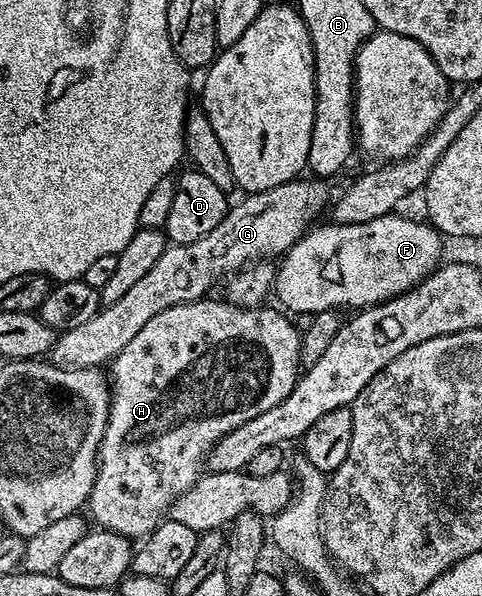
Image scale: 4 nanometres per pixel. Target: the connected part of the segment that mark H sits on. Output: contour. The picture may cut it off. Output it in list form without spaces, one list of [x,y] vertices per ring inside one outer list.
[[[212,299],[191,300],[189,304],[170,306],[166,310],[162,310],[162,314],[154,314],[154,318],[150,318],[150,322],[146,322],[146,326],[142,326],[142,330],[138,330],[138,334],[134,334],[134,338],[130,338],[128,345],[116,355],[115,360],[111,361],[110,391],[112,393],[112,405],[108,415],[106,434],[100,443],[100,454],[96,465],[96,481],[92,487],[92,493],[88,495],[86,505],[86,512],[91,523],[99,526],[105,532],[117,532],[133,542],[150,535],[165,519],[173,502],[178,497],[185,496],[201,478],[200,459],[203,456],[205,459],[216,447],[216,443],[228,436],[235,428],[258,418],[260,414],[266,414],[266,410],[278,406],[278,402],[282,402],[290,394],[290,390],[296,385],[297,379],[301,375],[301,333],[298,328],[296,332],[295,326],[287,320],[289,317],[283,311],[280,311],[281,313],[275,312],[274,309],[268,308],[269,306],[239,308],[237,304],[233,304],[227,299]]]

